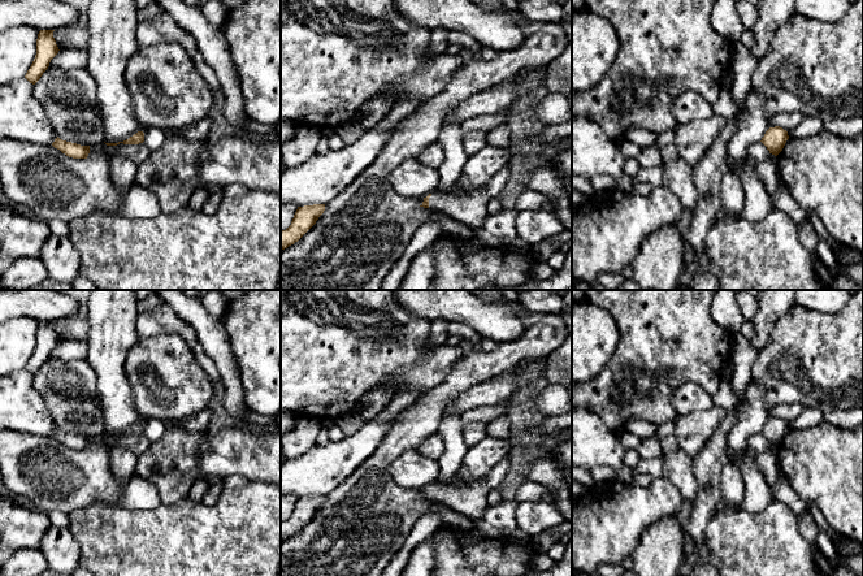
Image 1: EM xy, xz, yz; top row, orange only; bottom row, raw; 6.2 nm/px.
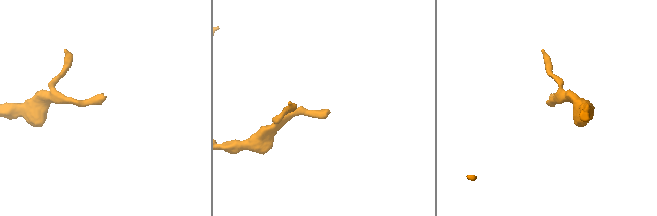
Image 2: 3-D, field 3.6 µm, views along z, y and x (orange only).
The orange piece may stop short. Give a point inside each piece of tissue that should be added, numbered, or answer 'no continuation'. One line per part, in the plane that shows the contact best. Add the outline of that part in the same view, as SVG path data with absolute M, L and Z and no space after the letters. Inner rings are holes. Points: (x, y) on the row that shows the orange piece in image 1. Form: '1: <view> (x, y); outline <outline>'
1: xz (469, 209); outline M507 163L481 190L469 195L441 195L432 192L429 209L437 211L465 226L478 228L489 216L487 203L498 198L512 177L511 163Z

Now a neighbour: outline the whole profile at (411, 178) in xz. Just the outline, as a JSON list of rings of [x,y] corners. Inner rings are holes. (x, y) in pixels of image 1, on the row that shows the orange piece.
[[[406,159],[390,172],[387,181],[403,198],[426,198],[437,189],[439,173],[417,159]]]

